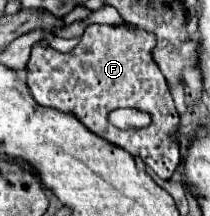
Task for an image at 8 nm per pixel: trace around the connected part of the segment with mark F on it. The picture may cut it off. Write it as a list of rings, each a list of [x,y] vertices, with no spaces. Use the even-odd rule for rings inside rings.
[[[89,24],[79,44],[67,54],[35,44],[27,62],[27,86],[41,106],[73,114],[93,134],[141,158],[157,176],[167,180],[179,164],[179,114],[167,80],[151,56],[153,48],[155,36],[141,28],[131,32],[125,26]],[[115,108],[149,112],[153,122],[139,130],[119,130],[107,120],[107,114]]]

